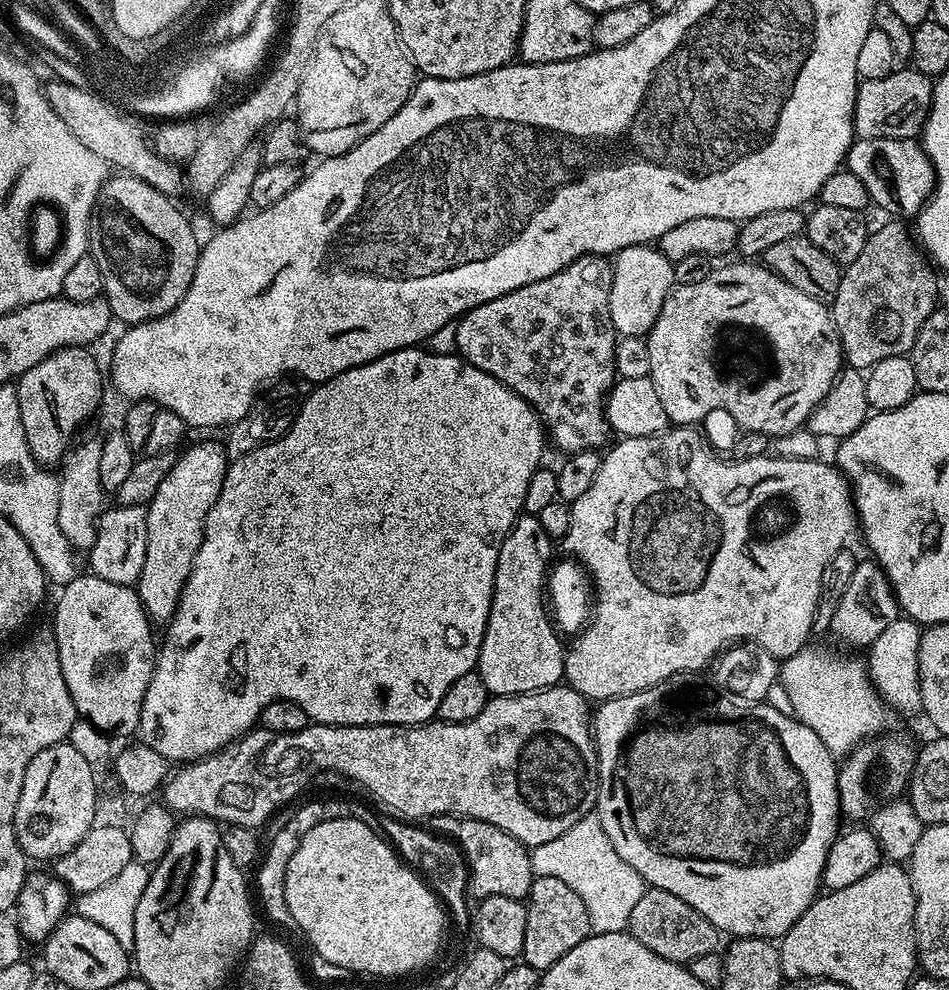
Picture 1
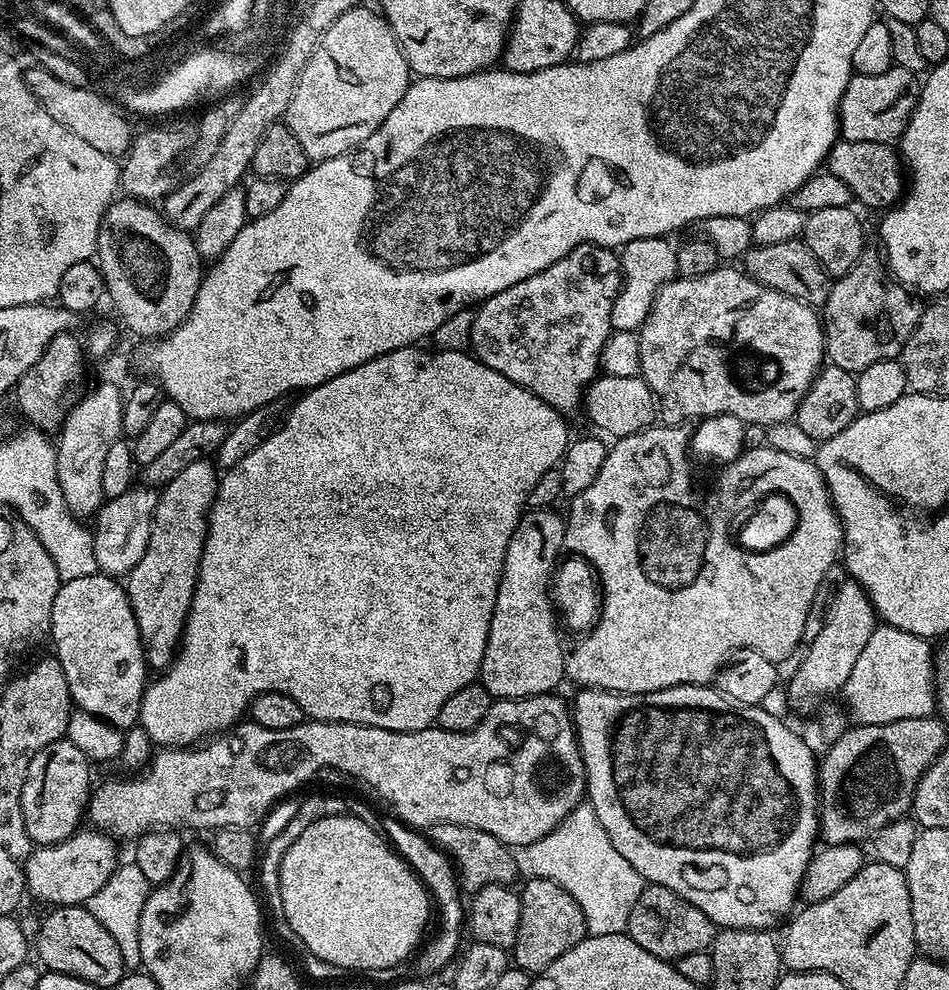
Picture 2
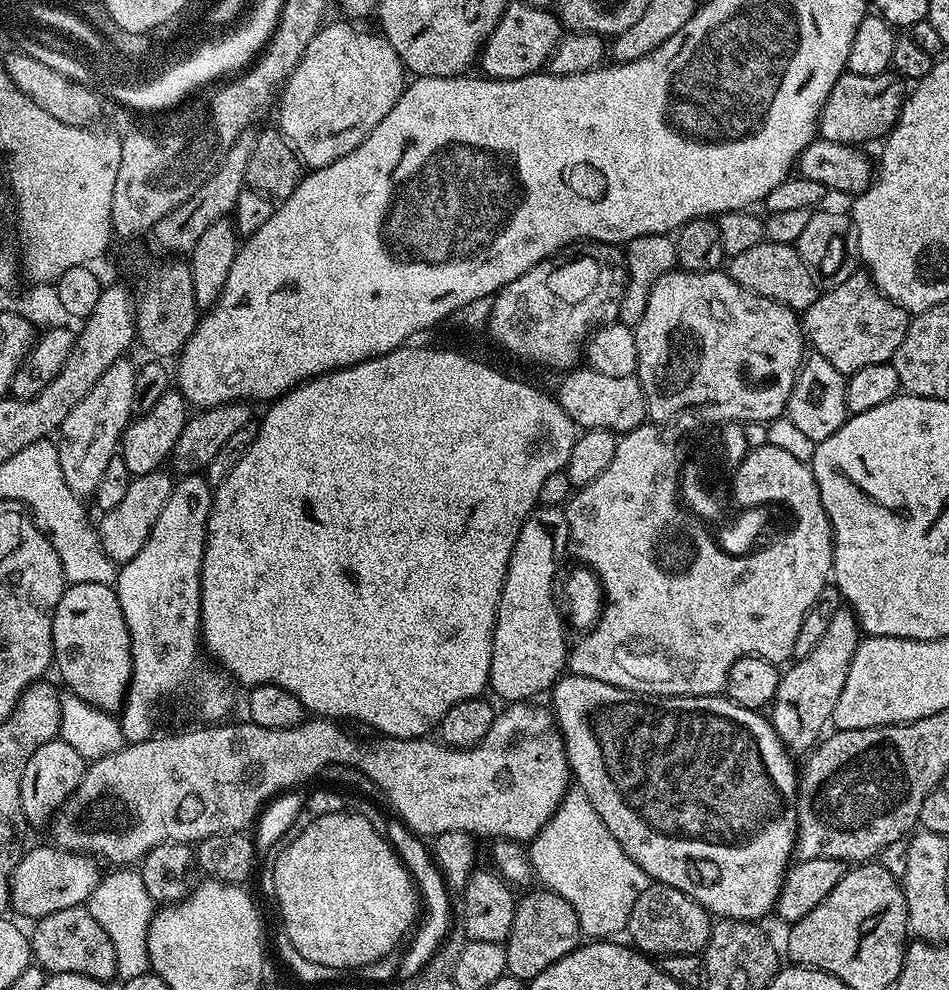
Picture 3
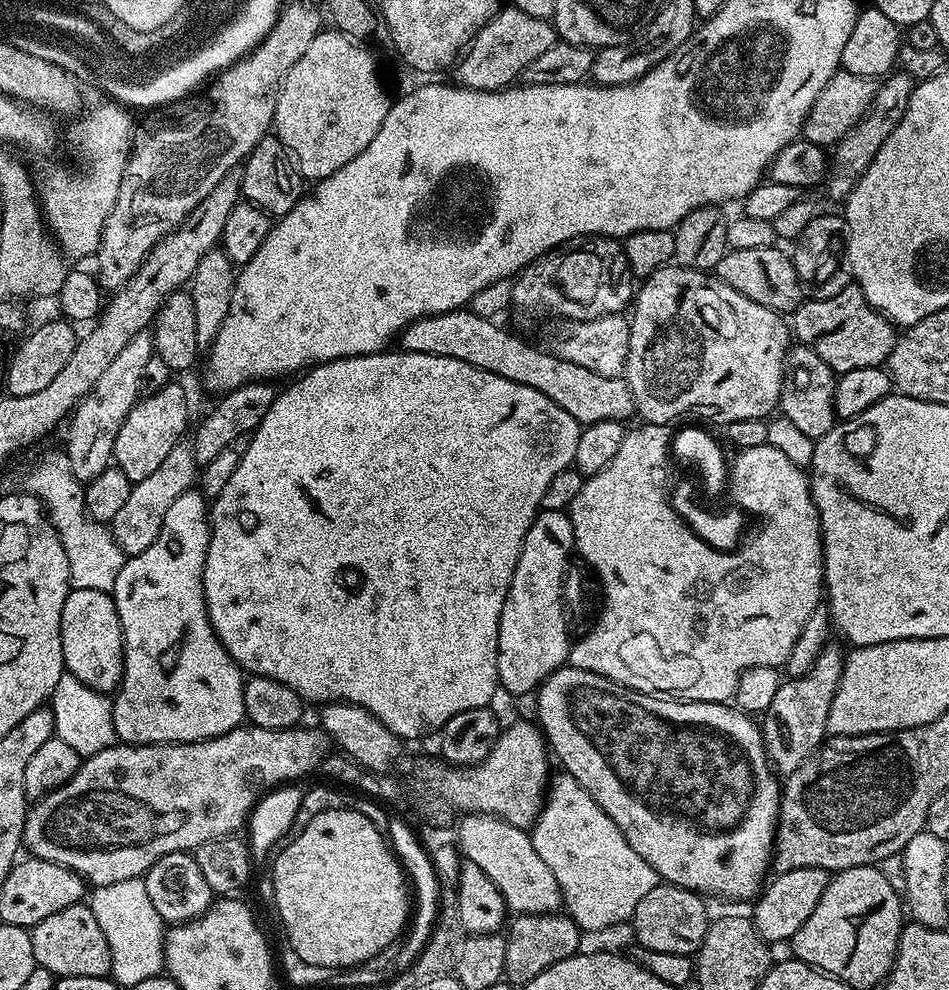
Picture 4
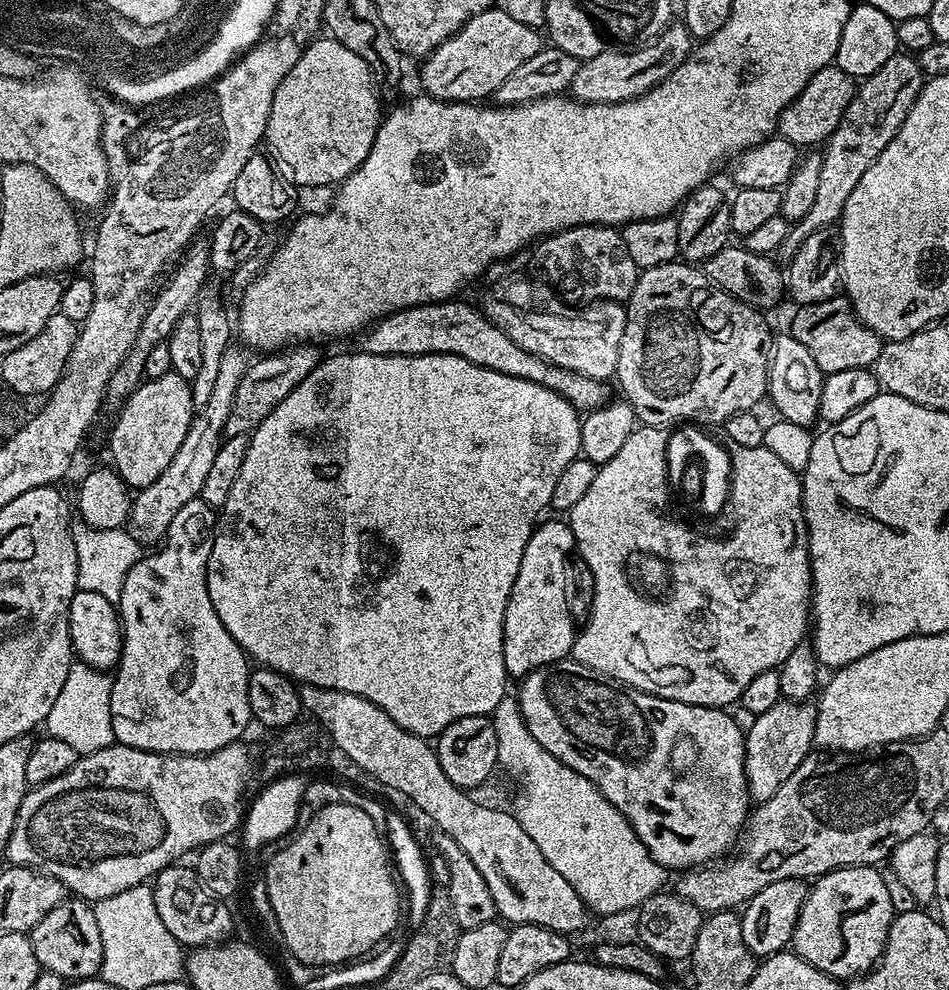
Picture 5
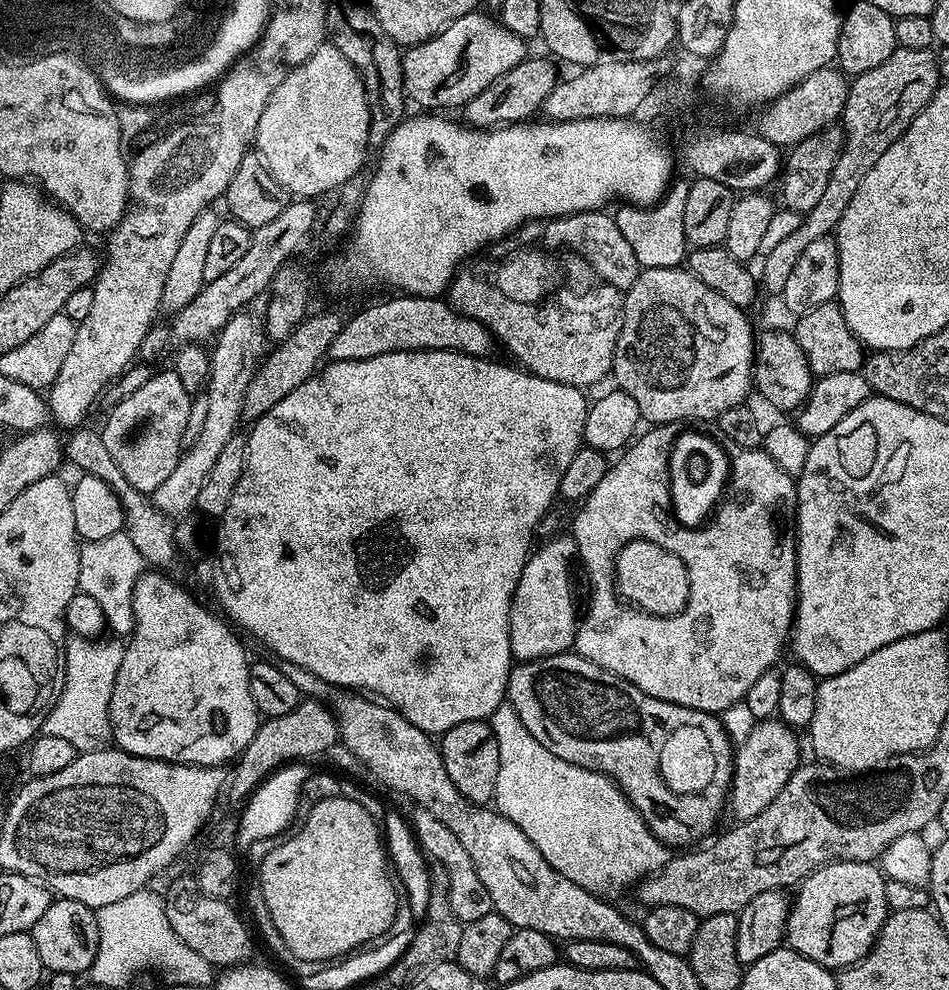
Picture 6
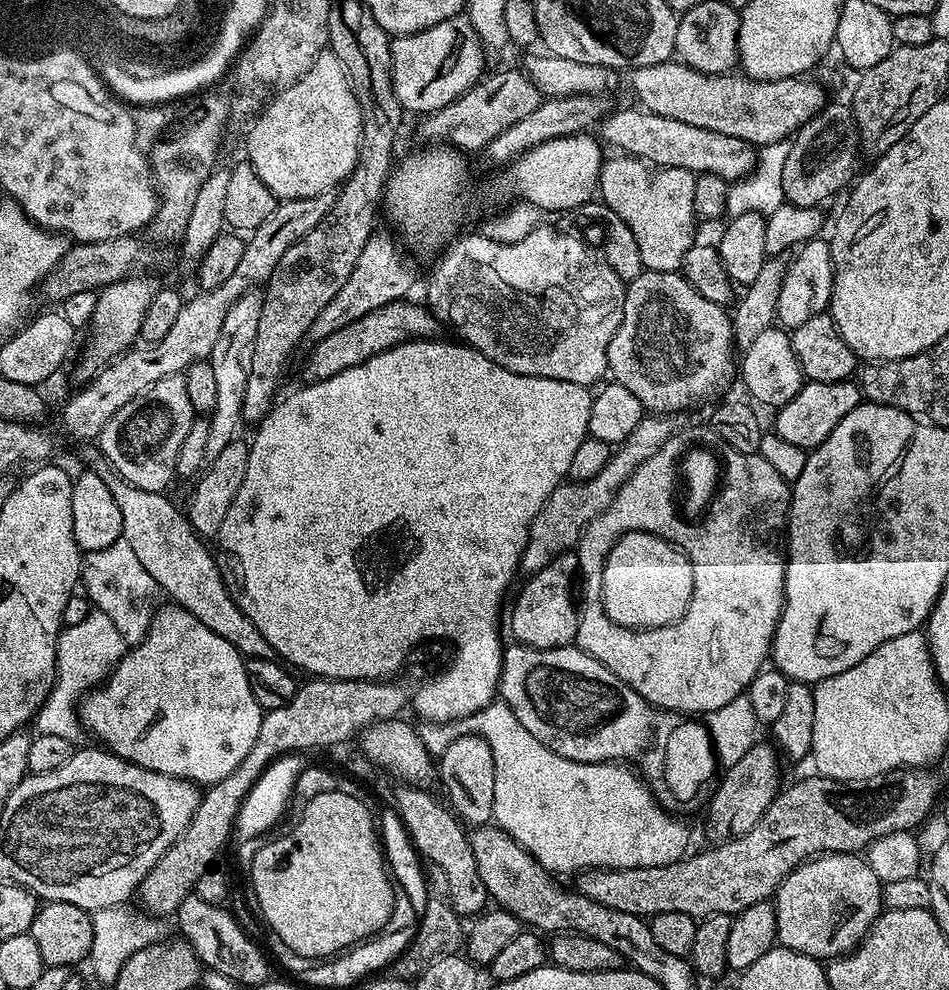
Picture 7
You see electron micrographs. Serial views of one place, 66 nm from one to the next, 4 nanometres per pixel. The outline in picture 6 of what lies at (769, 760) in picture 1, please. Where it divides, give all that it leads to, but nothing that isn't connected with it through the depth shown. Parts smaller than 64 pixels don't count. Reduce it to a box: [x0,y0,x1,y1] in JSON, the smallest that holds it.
[506,650,734,850]

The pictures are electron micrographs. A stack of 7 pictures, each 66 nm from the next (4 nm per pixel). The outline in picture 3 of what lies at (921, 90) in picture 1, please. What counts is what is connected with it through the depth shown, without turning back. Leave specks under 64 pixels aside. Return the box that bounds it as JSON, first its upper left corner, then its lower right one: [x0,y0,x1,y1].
[819,71,905,146]

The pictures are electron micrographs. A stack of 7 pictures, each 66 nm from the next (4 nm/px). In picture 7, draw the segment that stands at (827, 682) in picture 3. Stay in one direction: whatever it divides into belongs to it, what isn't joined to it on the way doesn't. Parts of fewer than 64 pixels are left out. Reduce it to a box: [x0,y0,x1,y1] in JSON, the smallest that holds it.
[708,742,781,841]

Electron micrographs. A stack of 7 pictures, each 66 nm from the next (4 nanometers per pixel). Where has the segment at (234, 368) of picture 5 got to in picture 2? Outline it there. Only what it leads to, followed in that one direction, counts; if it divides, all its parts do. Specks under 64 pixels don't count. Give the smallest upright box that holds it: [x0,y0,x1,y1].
[91,486,160,578]

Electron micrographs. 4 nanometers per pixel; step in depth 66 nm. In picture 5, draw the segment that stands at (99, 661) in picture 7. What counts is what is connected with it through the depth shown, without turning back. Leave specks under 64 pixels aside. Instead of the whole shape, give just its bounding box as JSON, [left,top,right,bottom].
[46,662,116,756]

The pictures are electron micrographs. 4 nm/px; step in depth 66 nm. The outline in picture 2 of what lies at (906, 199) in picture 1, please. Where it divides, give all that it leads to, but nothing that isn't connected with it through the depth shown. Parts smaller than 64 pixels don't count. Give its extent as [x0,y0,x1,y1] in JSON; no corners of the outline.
[826,139,906,209]

